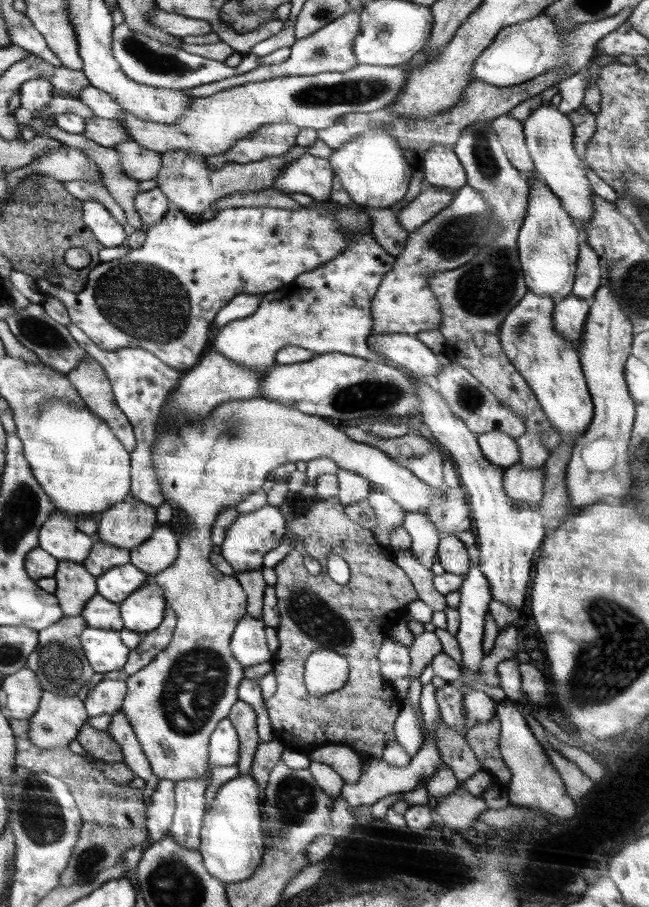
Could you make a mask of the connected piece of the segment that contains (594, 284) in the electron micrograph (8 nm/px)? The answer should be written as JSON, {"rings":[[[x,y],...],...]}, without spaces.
{"rings":[[[580,243],[577,273],[571,294],[592,300],[595,292],[602,284],[601,260],[594,249],[585,243]]]}

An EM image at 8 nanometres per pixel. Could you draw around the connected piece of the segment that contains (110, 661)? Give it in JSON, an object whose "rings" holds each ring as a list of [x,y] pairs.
{"rings":[[[88,626],[81,636],[86,659],[93,669],[104,674],[112,670],[123,669],[129,660],[130,648],[122,643],[118,631],[91,628]]]}

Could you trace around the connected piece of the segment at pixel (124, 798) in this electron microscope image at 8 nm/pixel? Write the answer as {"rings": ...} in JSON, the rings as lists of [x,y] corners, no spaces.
{"rings":[[[11,718],[10,722],[17,736],[15,766],[61,778],[70,788],[83,820],[72,856],[67,867],[61,872],[59,886],[86,884],[87,881],[98,878],[102,870],[118,866],[118,862],[122,862],[122,857],[125,857],[125,852],[131,846],[146,841],[147,809],[144,807],[142,791],[129,786],[129,782],[136,775],[134,776],[134,772],[124,762],[104,763],[90,754],[82,757],[71,752],[66,746],[38,748],[29,739],[29,719]]]}

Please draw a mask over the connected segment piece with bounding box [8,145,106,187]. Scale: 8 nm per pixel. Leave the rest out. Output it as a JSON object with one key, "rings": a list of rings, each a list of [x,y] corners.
{"rings":[[[66,145],[62,146],[62,149],[38,157],[29,168],[14,170],[8,176],[8,180],[14,184],[20,180],[24,181],[31,174],[50,176],[59,182],[79,180],[106,187],[102,183],[98,163],[88,158],[80,149]]]}

